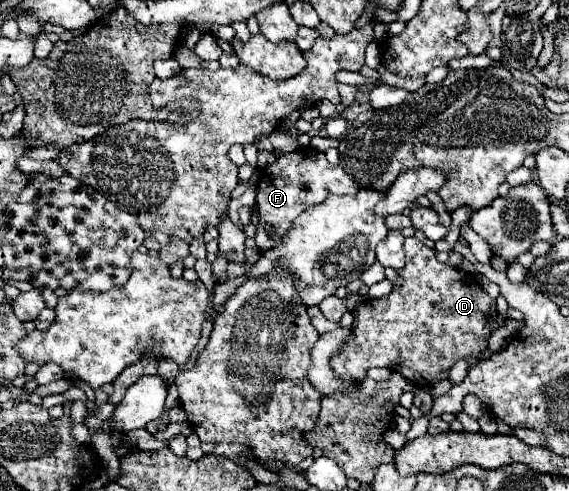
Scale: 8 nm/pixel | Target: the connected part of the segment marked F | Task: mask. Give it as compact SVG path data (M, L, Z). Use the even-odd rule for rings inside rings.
M299 147L293 153L283 153L277 161L259 171L257 181L257 211L259 211L259 225L255 243L259 249L273 249L273 245L281 243L281 237L291 229L291 223L299 217L299 211L321 203L329 195L355 196L359 191L357 183L347 177L347 173L339 165L331 165L327 157L313 147ZM265 223L275 227L275 237L271 239L265 233Z

